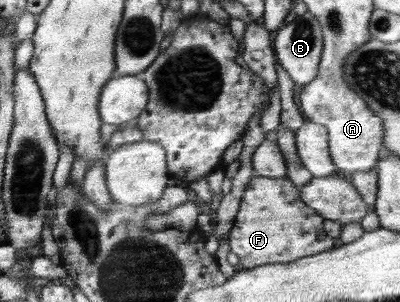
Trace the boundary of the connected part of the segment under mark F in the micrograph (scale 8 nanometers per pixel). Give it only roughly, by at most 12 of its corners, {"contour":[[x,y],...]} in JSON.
{"contour":[[287,176],[250,179],[228,236],[239,268],[334,248]]}

